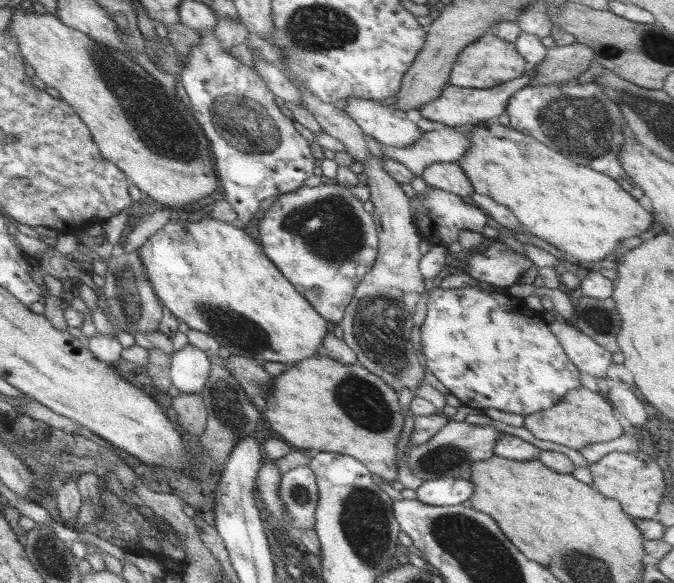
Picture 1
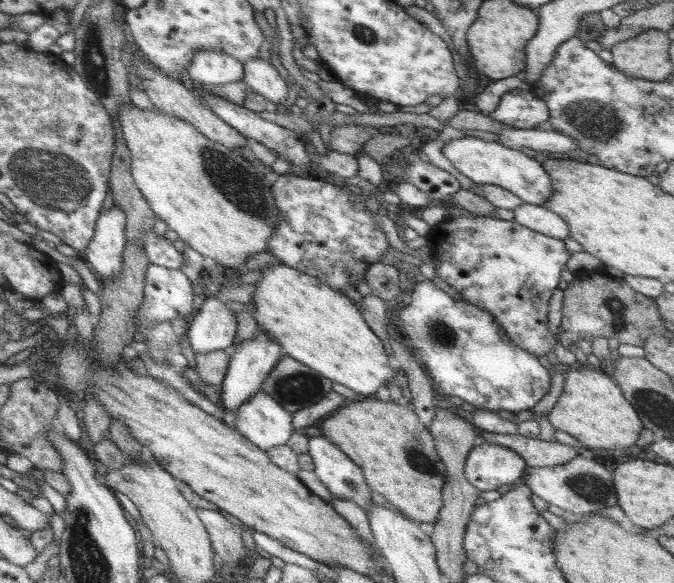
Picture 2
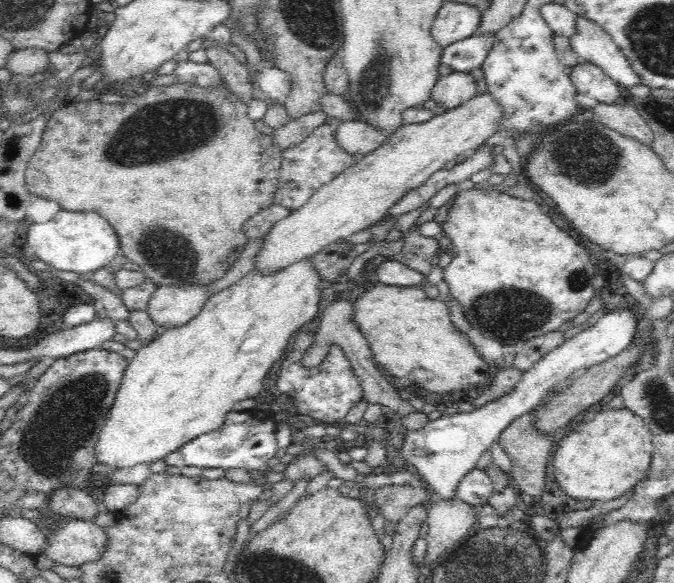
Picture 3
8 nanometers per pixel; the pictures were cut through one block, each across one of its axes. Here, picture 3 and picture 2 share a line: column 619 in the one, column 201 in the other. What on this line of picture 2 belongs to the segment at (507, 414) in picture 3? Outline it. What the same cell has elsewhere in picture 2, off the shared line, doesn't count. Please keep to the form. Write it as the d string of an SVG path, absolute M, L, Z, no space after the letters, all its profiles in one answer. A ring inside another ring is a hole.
M213 296L205 298L193 313L193 319L184 326L194 355L227 349L233 343L236 330L233 311Z

